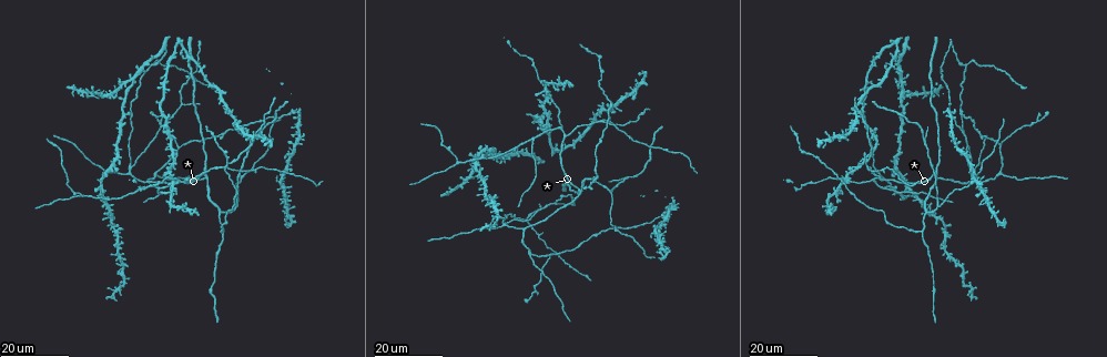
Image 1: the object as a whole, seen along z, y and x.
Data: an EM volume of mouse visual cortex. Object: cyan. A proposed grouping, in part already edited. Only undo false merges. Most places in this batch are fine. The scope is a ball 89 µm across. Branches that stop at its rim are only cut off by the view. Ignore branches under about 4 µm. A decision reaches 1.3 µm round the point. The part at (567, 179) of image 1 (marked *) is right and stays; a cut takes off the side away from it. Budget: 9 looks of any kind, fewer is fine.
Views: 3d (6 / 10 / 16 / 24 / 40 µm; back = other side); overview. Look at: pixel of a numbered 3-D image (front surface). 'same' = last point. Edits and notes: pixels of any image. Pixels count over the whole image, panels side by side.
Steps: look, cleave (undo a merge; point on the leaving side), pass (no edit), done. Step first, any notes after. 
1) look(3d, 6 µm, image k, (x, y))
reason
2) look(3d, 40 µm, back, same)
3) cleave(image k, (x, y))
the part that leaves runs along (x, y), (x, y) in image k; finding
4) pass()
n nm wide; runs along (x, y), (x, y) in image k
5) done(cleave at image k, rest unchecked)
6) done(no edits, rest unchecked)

look(3d, 16 µm, image 1, (867, 165))
three-way junction

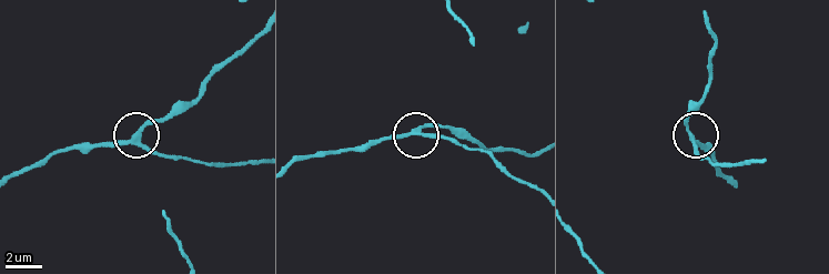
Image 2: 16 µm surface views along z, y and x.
look(3d, 6 µm, image 2, (693, 136))

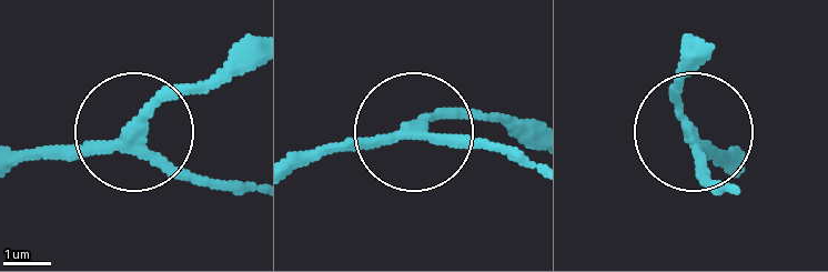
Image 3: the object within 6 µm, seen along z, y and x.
pass()
210 nm wide; runs along (18, 153), (113, 145), (240, 46) in image 3; all the same cell

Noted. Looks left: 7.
look(3d, 16 µm, image 1, (535, 141))
branch point

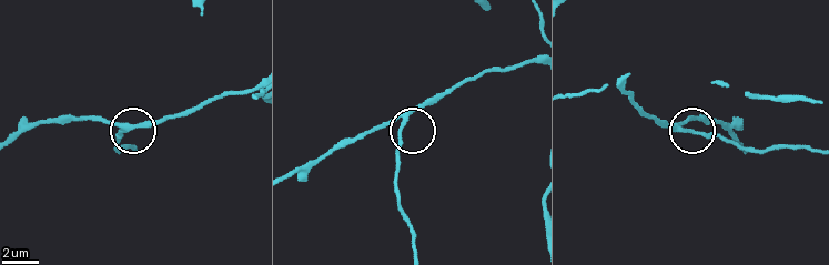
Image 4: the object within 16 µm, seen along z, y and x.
look(3d, 6 µm, image 4, (688, 132))

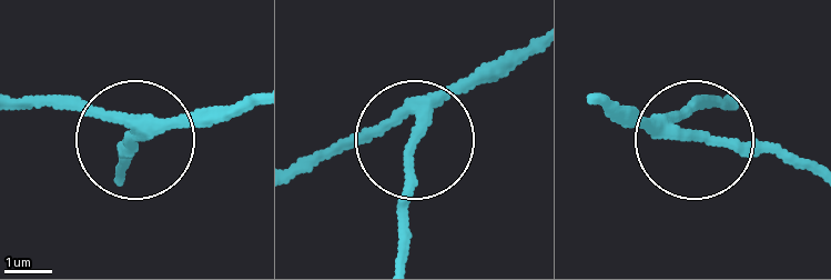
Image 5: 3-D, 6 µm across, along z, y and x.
pass()
side arm 25 µm; runs along (254, 97), (151, 126), (123, 164) in image 5; continuous, no second cell

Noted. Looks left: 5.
look(3d, 16 µm, image 1, (550, 103))
looks like a crossing

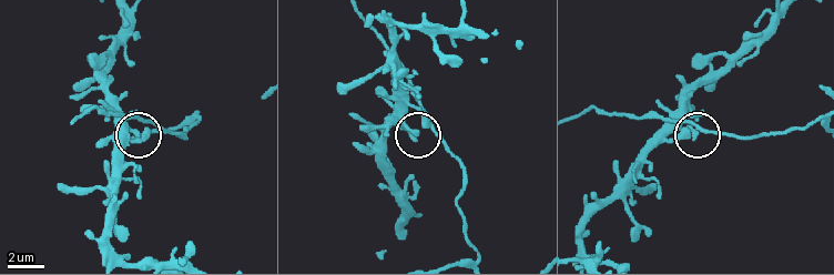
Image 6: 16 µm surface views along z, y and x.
look(3d, 6 µm, image 6, (147, 126))

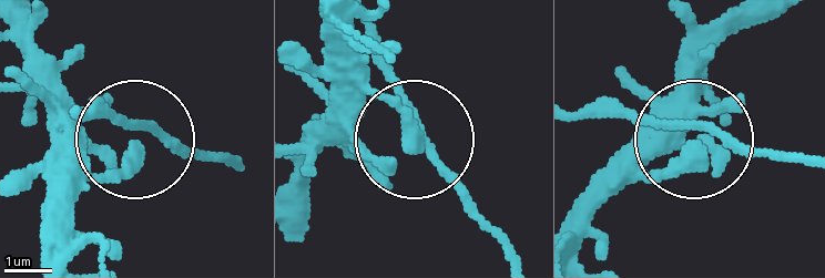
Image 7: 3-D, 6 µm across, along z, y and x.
pass()
4 arms; runs along (810, 161), (599, 105) in image 7; one cell here

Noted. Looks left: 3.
look(3d, 16 µm, image 1, (456, 161))
branch point

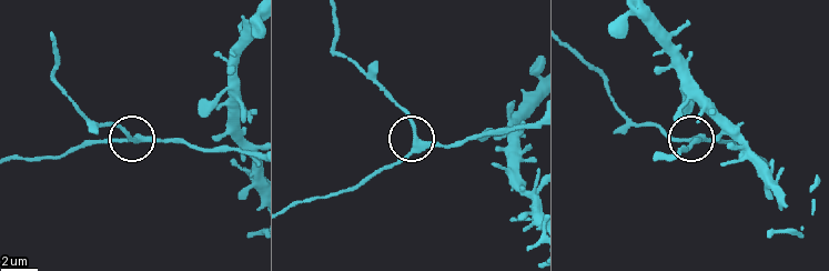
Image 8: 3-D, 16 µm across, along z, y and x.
look(3d, 6 µm, image 8, (415, 143))
zoom in

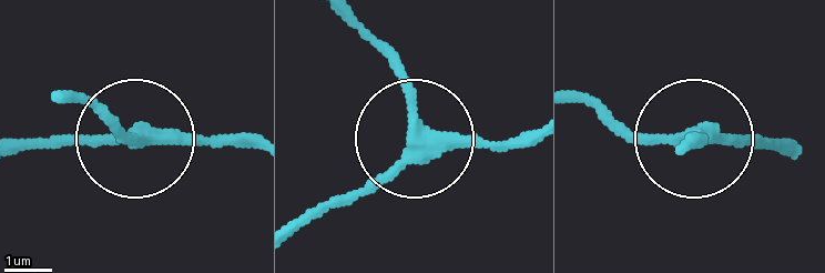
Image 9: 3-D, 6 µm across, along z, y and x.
look(3d, 6 µm, back, image 9, (419, 141))

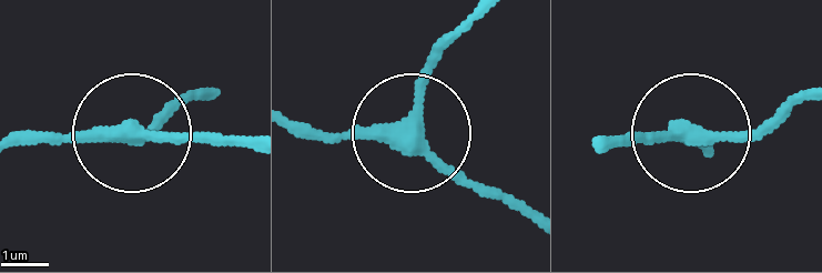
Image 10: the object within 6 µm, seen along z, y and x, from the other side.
pass()
290 nm wide; runs along (20, 140), (231, 135) in image 10; continuous, no second cell

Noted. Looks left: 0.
done(no edits, rest unchecked)

